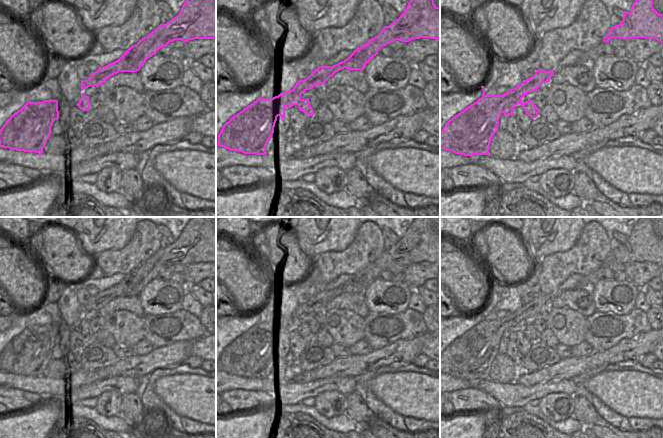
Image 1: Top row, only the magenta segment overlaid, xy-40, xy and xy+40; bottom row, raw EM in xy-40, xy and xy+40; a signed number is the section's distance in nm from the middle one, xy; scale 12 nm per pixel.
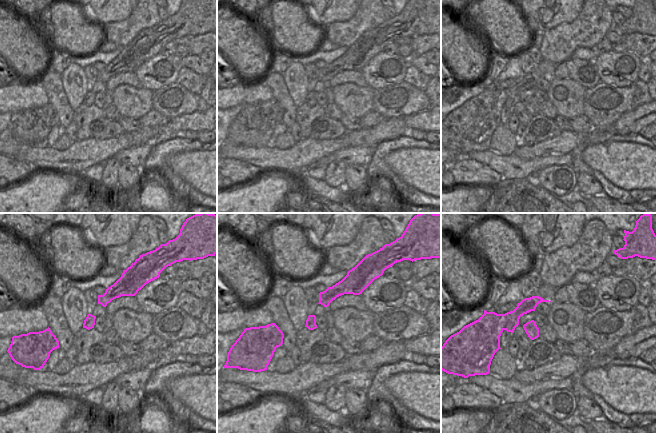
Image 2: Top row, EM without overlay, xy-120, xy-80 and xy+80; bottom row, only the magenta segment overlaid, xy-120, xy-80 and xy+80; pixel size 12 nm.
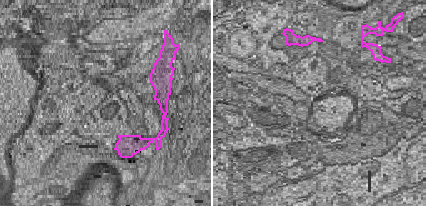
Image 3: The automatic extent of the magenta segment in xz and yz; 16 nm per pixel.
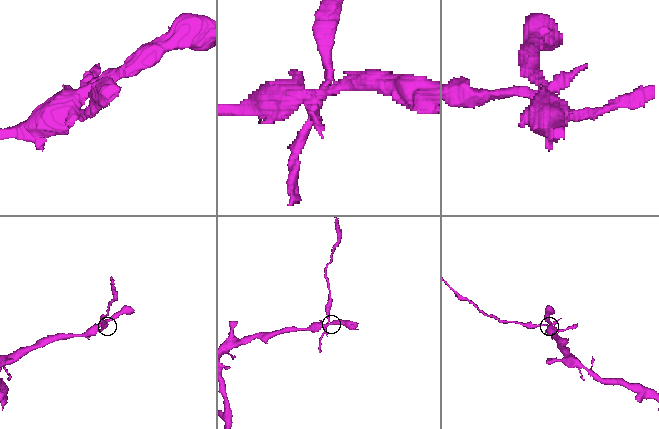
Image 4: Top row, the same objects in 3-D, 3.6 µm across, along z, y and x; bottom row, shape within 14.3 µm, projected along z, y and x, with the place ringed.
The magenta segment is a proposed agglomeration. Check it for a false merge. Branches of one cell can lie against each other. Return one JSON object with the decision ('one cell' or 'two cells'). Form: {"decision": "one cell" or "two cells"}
{"decision": "two cells"}

